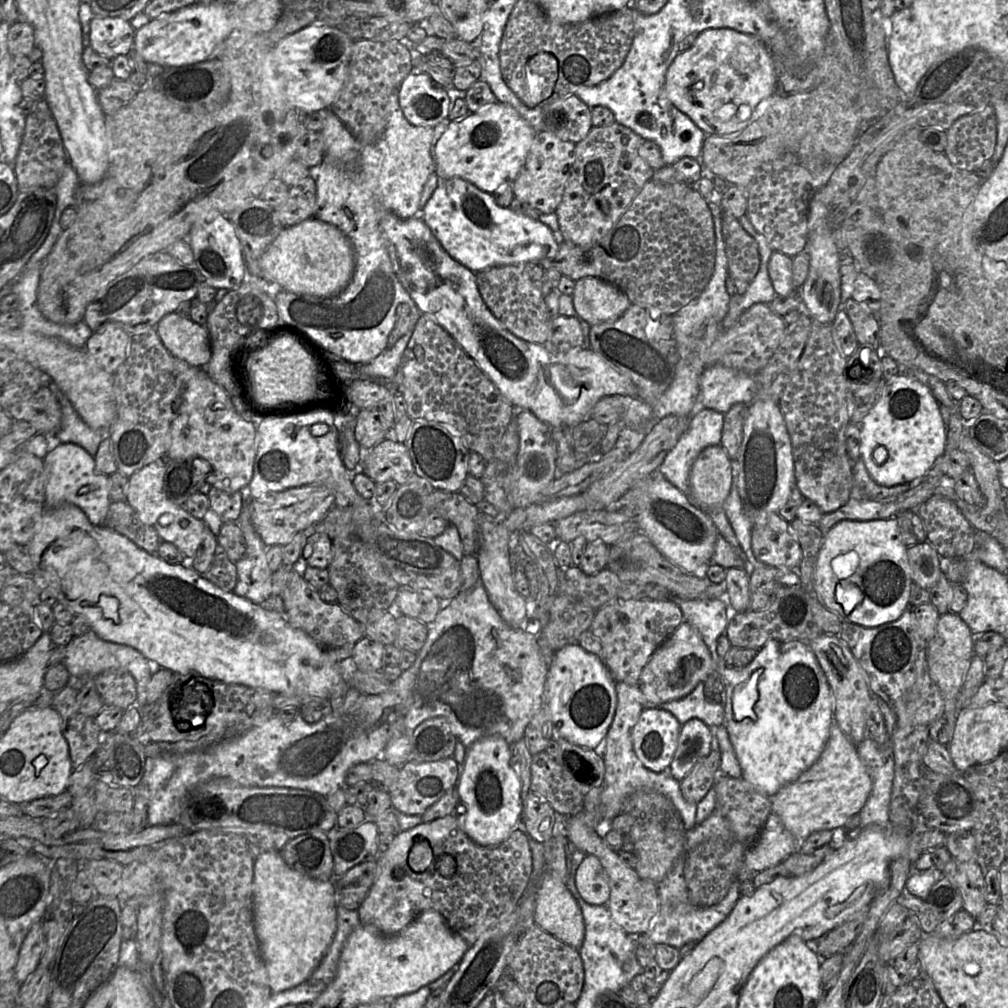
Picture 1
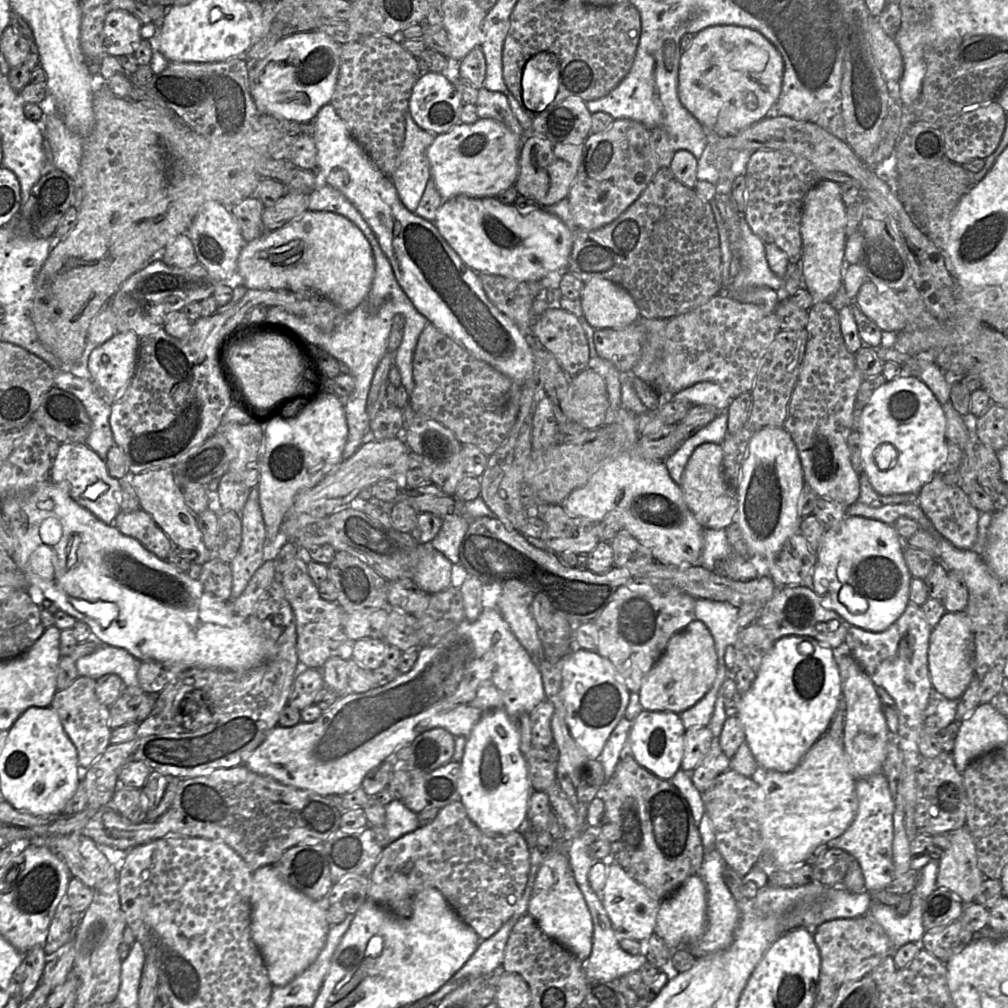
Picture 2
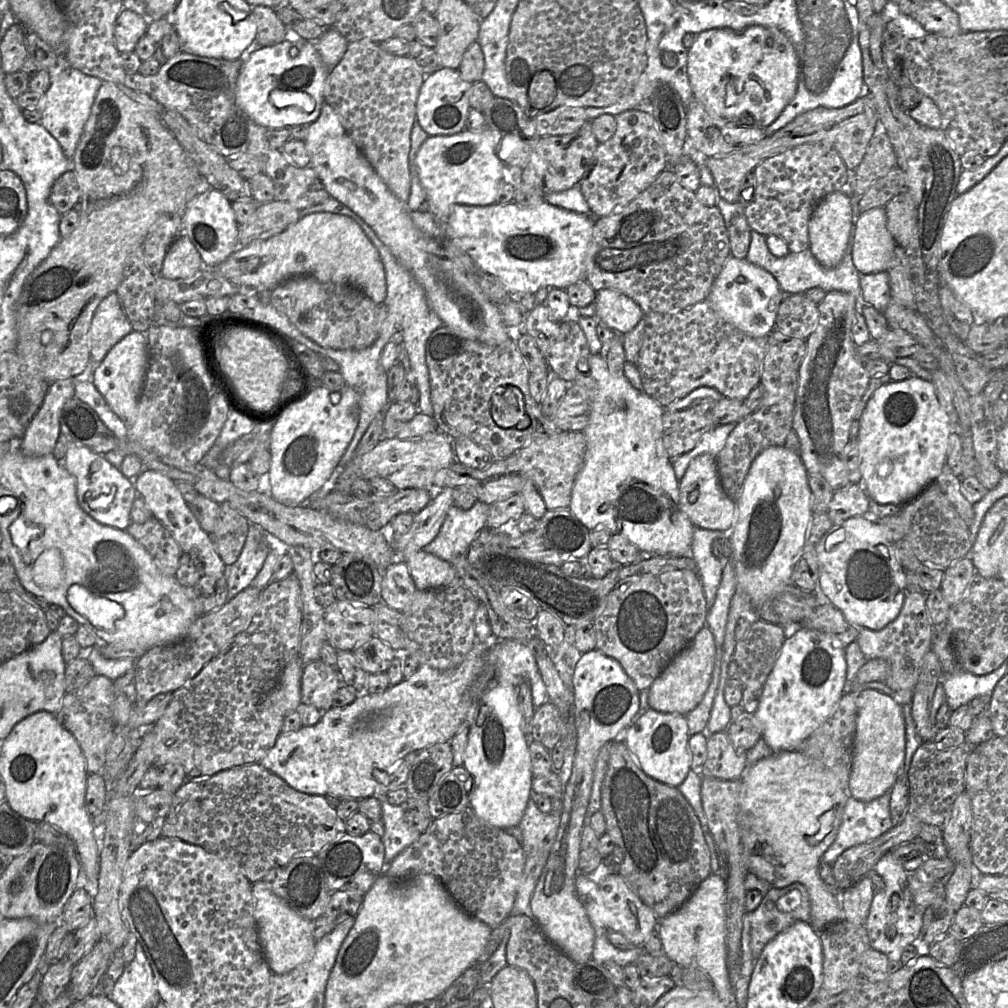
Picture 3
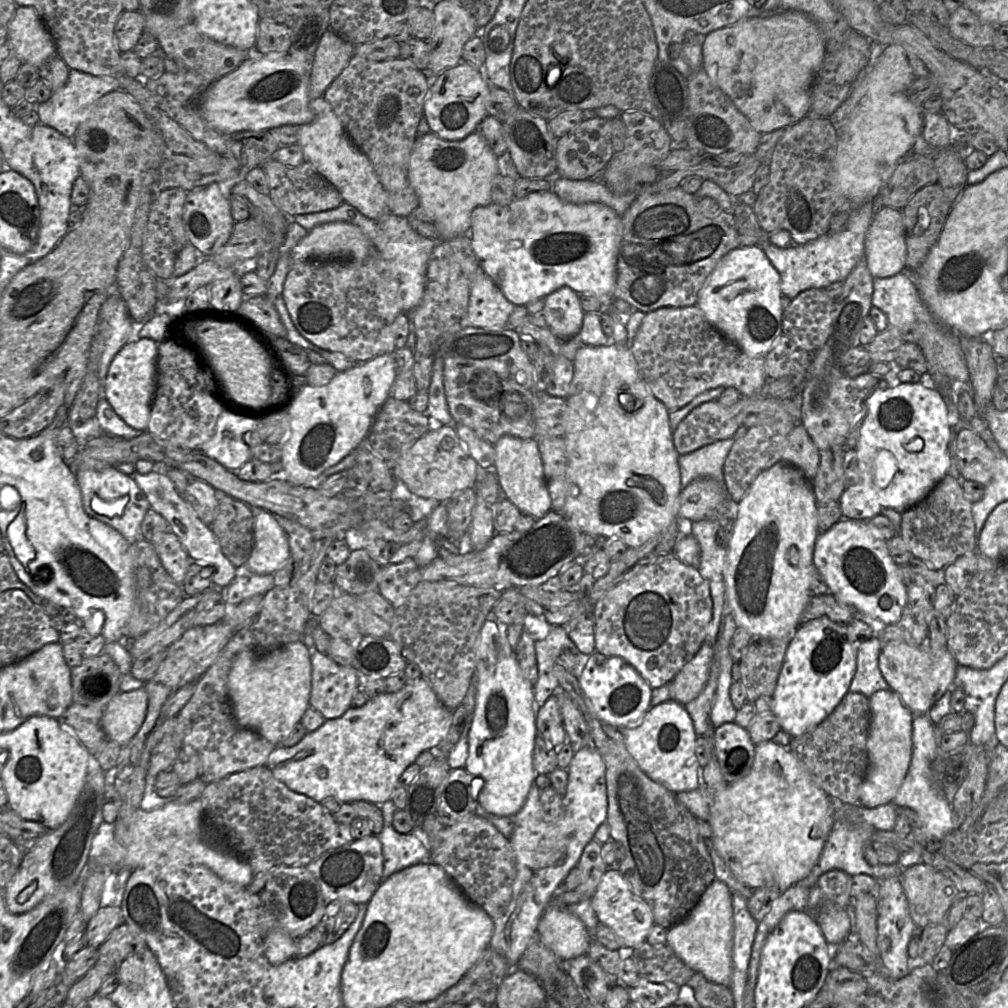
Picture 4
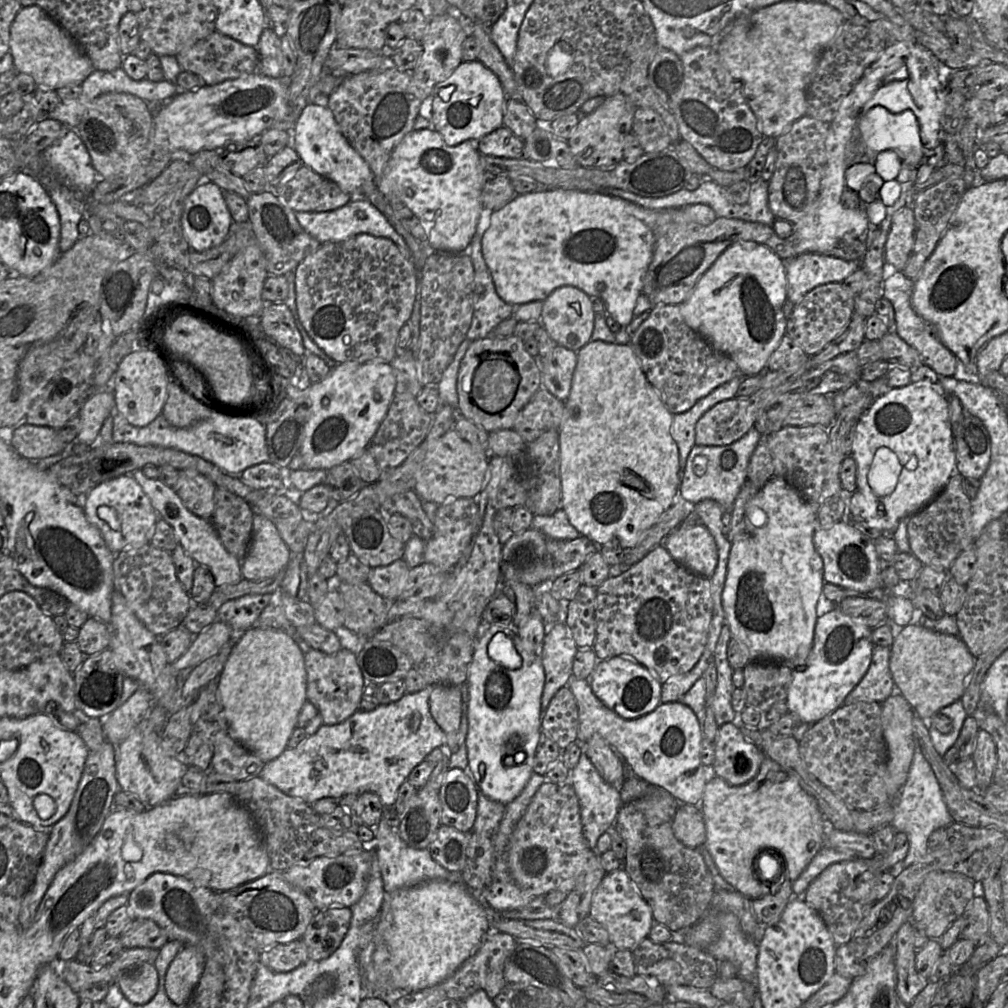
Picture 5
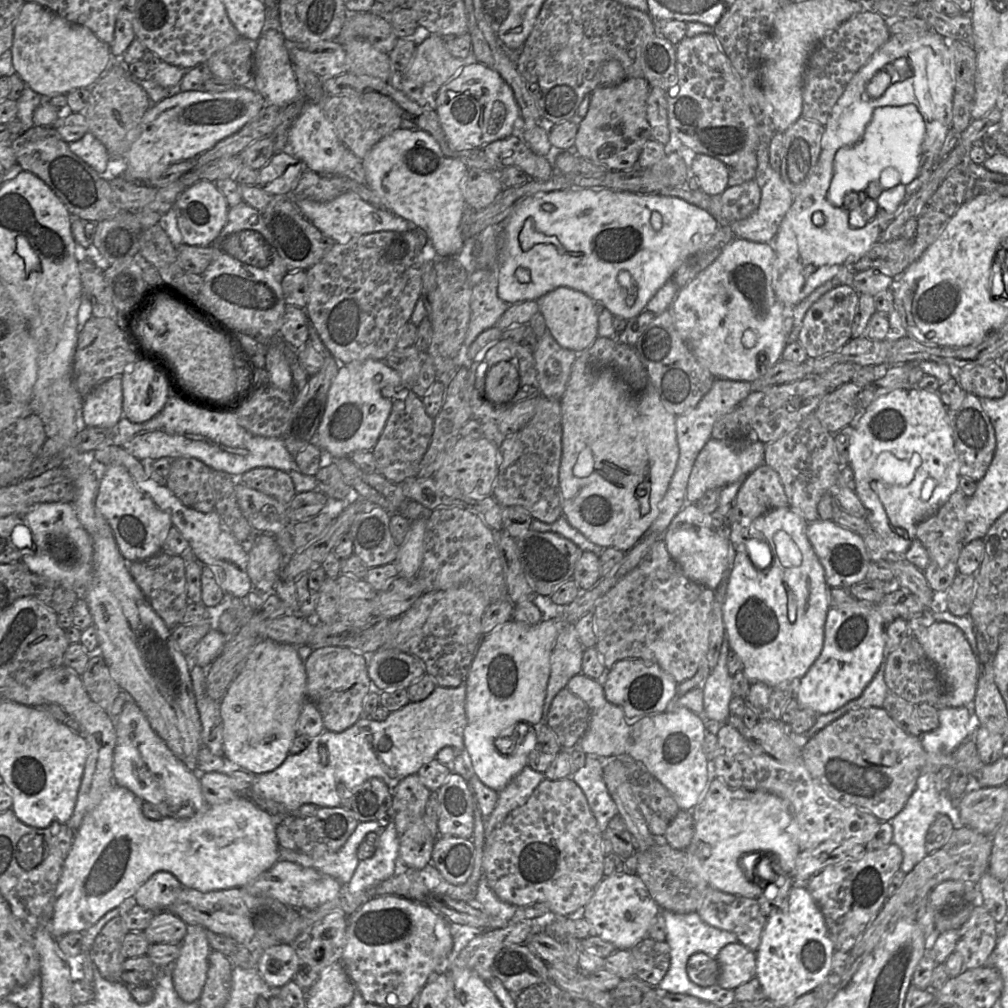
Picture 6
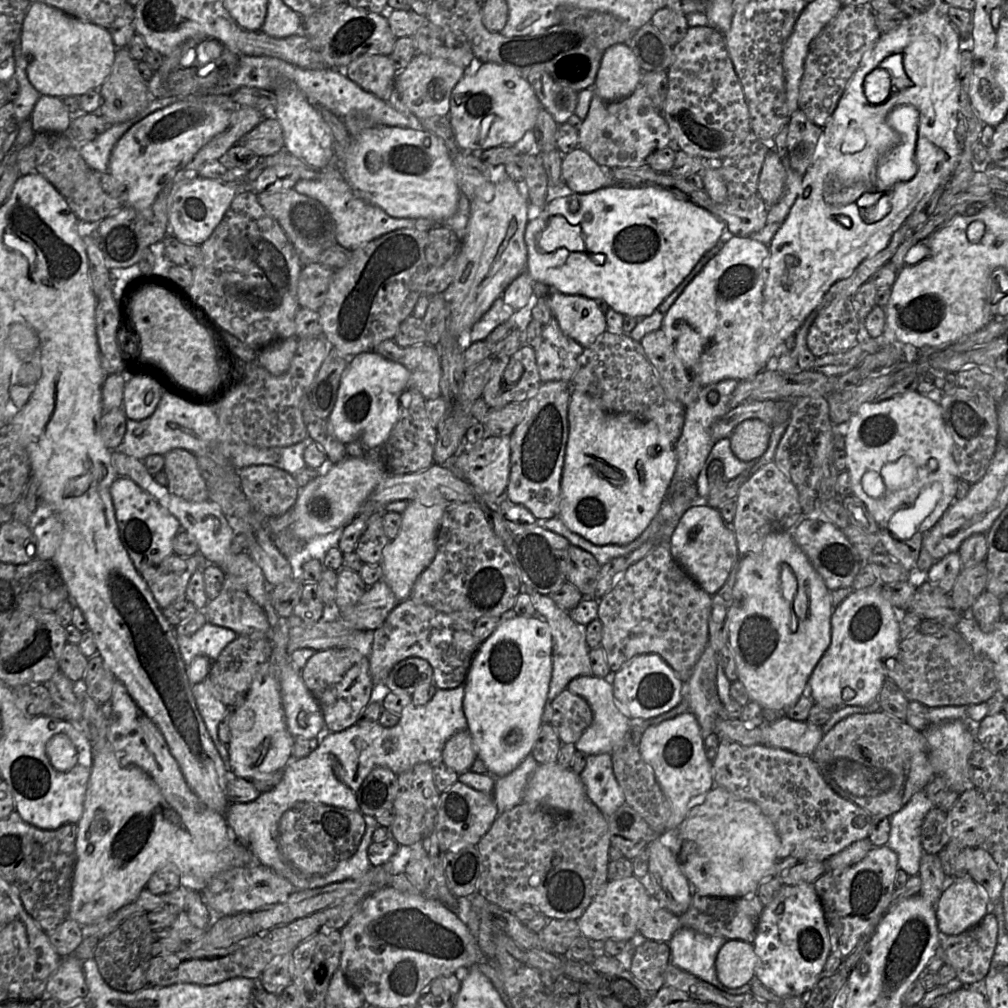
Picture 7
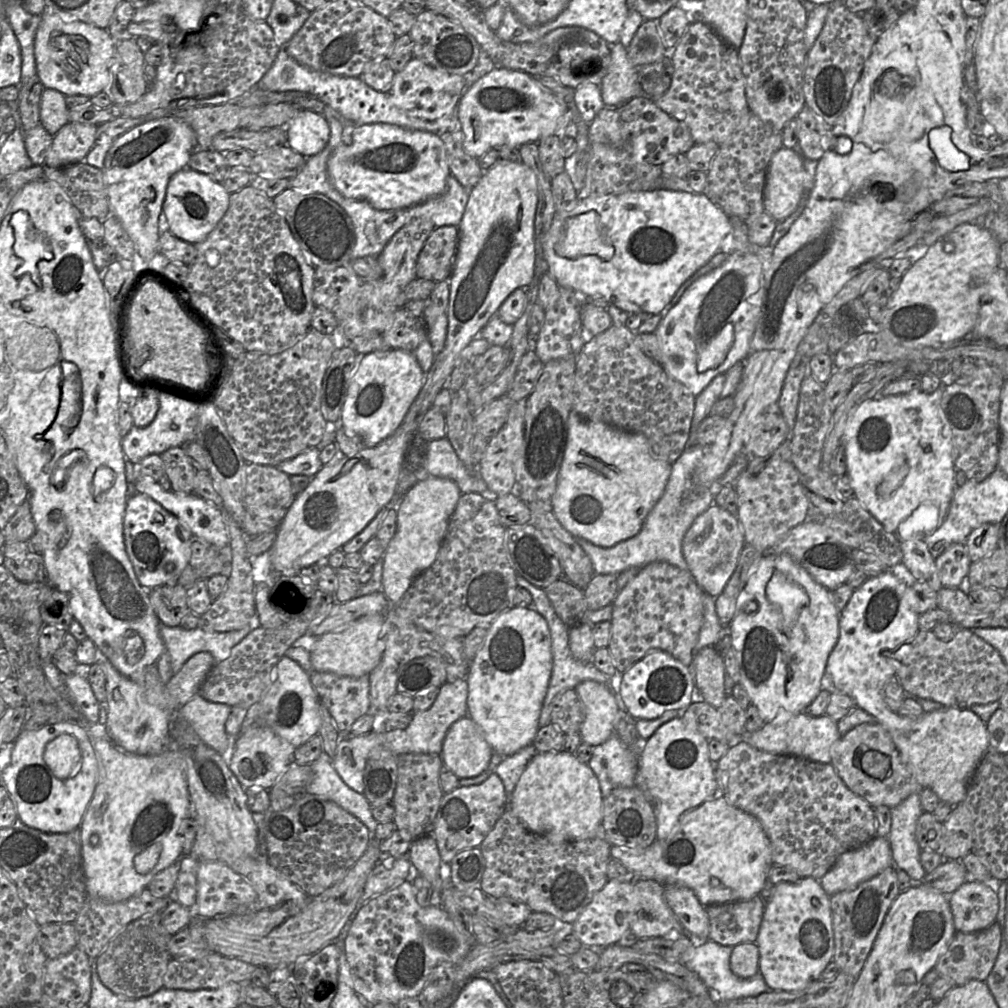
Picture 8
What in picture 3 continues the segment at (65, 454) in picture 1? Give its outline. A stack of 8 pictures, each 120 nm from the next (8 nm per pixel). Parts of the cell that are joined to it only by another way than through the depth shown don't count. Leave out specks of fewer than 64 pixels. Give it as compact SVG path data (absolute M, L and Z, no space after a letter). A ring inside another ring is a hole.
M67 440L66 445L66 455L58 462L75 478L76 494L81 508L99 523L126 531L132 522L130 510L133 501L138 497L133 481L109 463L105 455L77 445L72 440Z

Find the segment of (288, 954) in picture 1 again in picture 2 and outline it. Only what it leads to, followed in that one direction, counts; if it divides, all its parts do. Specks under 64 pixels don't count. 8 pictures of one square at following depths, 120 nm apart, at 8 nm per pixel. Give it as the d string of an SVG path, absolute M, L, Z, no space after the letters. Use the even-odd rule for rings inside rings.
M274 865L262 866L253 872L251 937L262 955L273 987L288 984L316 960L332 926L326 913L323 900L314 900L285 883Z

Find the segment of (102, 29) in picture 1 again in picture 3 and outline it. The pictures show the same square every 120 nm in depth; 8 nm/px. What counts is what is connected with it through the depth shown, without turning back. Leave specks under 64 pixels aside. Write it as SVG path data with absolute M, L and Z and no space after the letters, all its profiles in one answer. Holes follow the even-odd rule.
M123 8L114 24L114 41L117 50L120 53L134 51L139 39L145 35L148 23L147 16Z

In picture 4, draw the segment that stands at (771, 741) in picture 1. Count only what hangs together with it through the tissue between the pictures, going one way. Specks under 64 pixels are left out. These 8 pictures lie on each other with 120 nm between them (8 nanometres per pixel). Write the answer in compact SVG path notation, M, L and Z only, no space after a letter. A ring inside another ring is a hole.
M826 616L802 621L789 641L784 662L772 695L772 713L780 723L781 731L799 737L814 729L832 713L842 698L849 692L849 686L856 670L857 646L845 636L844 624L830 620Z

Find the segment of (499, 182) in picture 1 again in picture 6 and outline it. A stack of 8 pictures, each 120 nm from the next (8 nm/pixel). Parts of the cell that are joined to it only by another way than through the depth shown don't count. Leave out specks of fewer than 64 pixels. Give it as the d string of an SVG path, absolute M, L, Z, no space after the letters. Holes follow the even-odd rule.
M399 128L379 140L361 159L367 184L383 201L383 208L404 218L424 232L438 257L457 256L464 246L461 221L467 208L464 180L468 168L457 158L447 156L427 132Z

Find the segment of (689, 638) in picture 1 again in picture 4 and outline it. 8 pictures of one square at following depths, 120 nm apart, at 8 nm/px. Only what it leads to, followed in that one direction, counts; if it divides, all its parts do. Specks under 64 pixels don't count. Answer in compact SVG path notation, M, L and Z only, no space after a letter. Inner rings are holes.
M706 641L669 683L670 700L681 705L694 700L704 688L713 658L713 645Z

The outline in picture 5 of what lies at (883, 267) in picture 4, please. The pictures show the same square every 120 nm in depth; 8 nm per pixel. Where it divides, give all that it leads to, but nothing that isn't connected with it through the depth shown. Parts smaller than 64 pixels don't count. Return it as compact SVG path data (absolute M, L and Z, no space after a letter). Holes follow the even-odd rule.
M906 205L898 209L892 216L891 227L887 236L884 249L884 271L885 276L889 277L896 271L902 271L906 266L915 243L916 222L912 205Z

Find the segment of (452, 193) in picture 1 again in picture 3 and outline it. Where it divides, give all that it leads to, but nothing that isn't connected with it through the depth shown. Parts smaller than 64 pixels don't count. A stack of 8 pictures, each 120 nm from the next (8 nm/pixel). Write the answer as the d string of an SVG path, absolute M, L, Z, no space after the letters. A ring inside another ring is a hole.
M545 200L535 206L520 206L516 202L486 206L459 204L453 207L445 225L446 236L451 242L513 295L536 294L542 287L565 290L573 283L585 280L585 255L594 222L584 215L553 206Z

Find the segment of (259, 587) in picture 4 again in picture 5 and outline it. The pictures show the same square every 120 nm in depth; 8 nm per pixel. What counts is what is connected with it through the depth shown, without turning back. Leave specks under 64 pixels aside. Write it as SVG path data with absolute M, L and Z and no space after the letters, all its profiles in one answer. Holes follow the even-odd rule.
M247 594L224 602L217 609L217 619L225 622L232 630L232 640L236 641L246 630L254 627L263 609L272 600L273 594Z

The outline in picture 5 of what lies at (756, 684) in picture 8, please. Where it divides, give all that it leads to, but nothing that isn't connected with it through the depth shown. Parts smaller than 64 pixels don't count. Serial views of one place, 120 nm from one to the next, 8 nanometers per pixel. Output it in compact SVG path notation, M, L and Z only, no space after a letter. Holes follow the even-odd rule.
M774 476L769 479L760 490L746 504L745 530L738 533L731 540L731 551L728 559L727 577L722 593L722 604L726 615L726 624L729 626L732 638L737 641L741 650L748 656L749 662L781 663L794 668L804 664L808 657L814 639L814 631L817 615L817 604L822 595L823 585L823 561L814 545L814 533L817 529L817 515L813 507L804 499L801 493L789 484L785 479Z

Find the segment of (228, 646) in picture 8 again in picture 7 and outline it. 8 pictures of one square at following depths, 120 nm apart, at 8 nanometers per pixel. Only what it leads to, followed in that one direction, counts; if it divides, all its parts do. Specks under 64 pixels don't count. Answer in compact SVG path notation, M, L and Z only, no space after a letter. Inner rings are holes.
M206 623L192 635L176 635L179 650L186 666L199 655L207 656L215 661L221 651L233 640L237 634L228 628Z

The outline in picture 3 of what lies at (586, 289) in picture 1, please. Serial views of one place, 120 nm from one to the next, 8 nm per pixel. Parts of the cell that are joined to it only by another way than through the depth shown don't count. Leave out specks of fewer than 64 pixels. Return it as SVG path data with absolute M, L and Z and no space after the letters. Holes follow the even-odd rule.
M613 289L596 291L594 304L598 322L621 335L630 332L644 316L632 298Z

